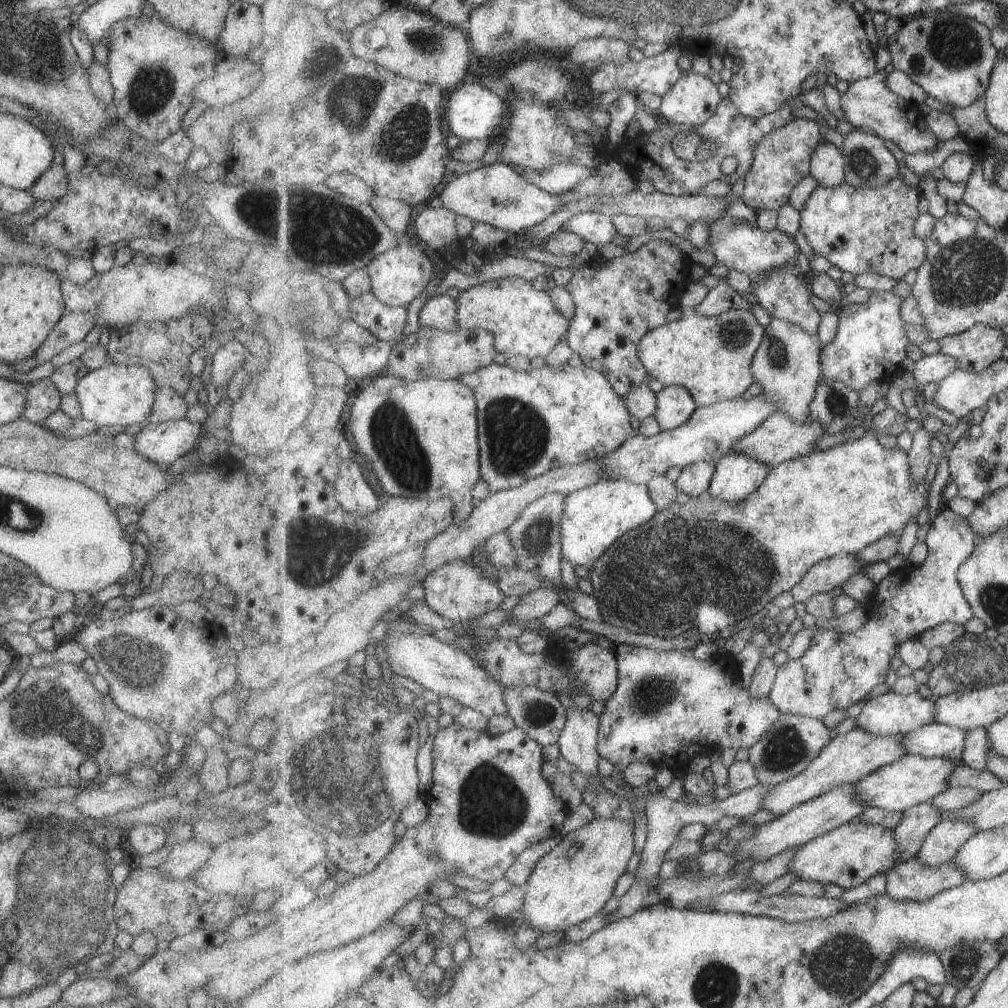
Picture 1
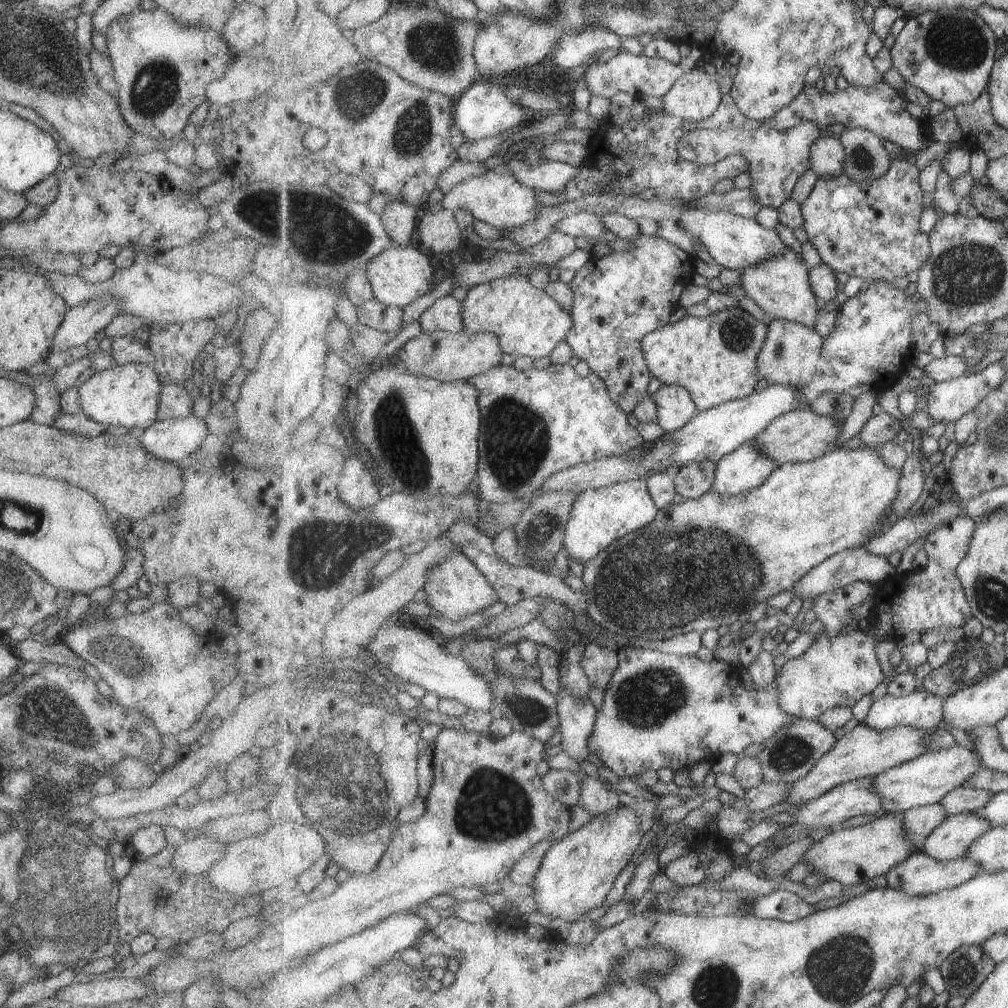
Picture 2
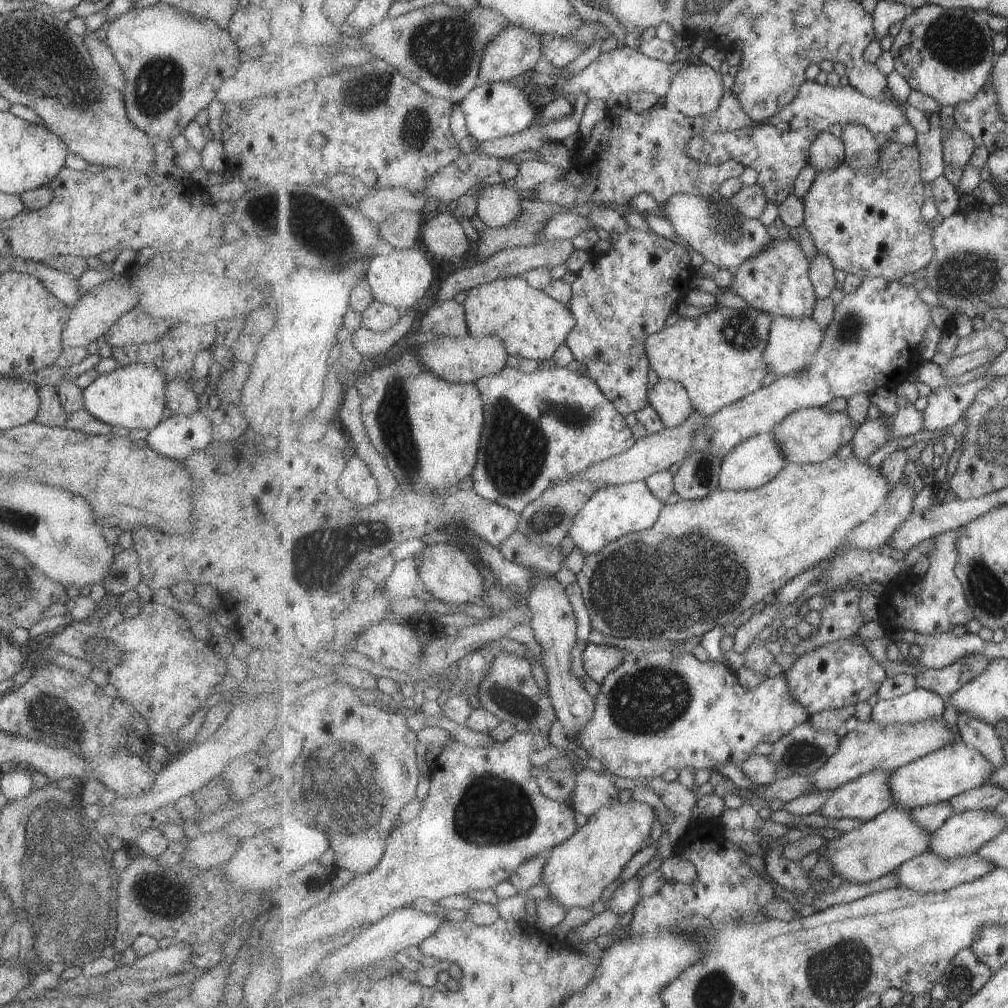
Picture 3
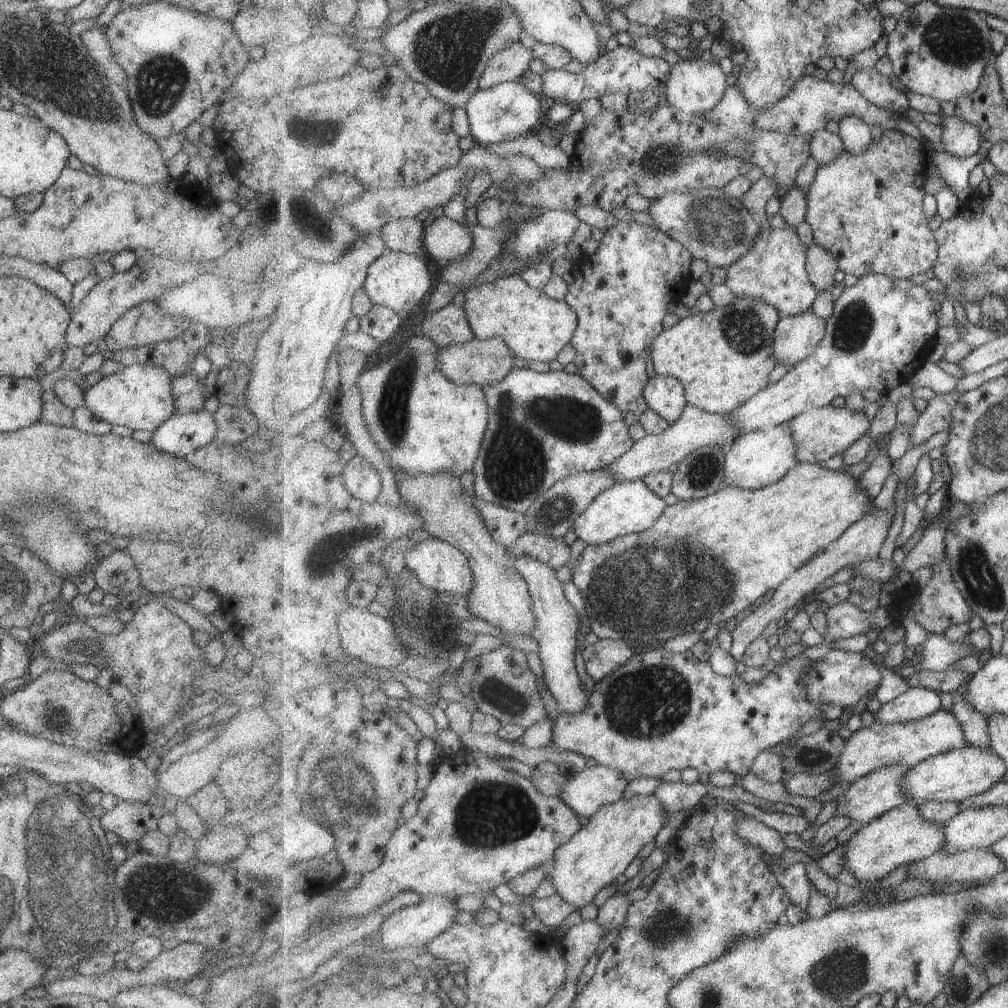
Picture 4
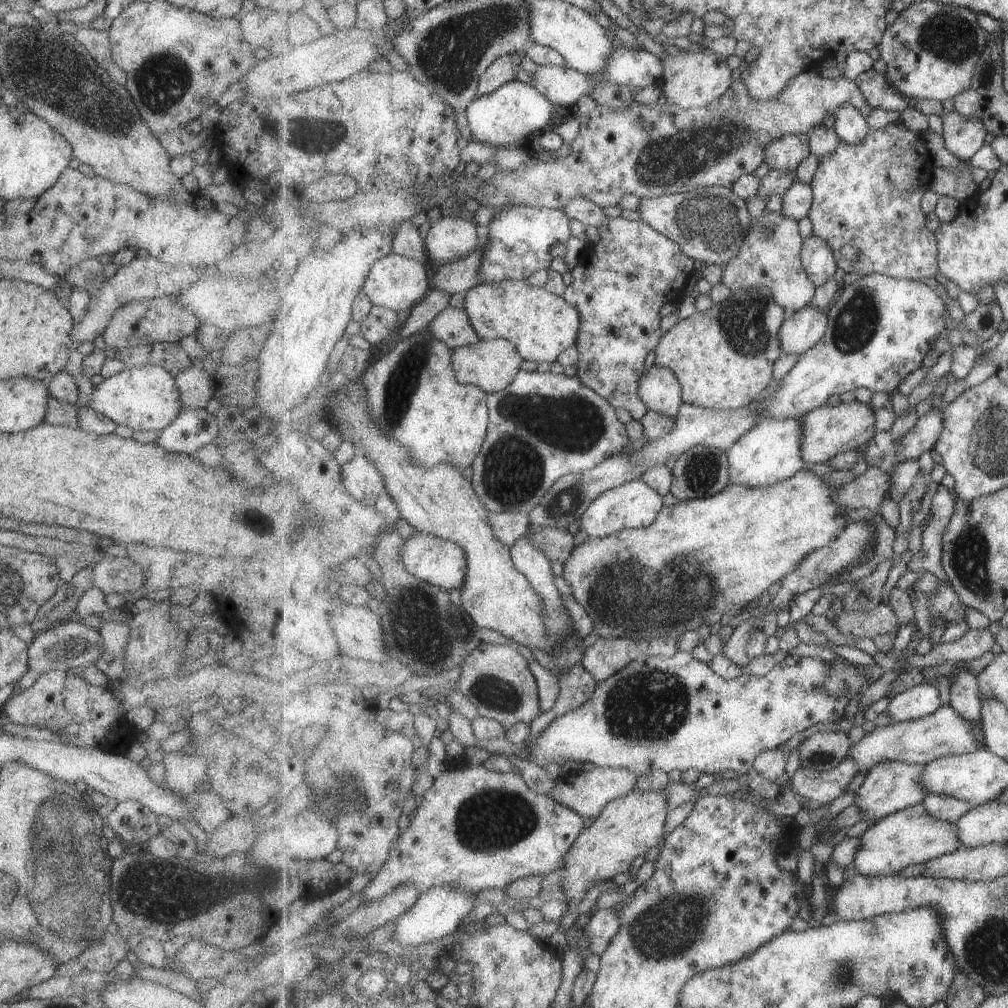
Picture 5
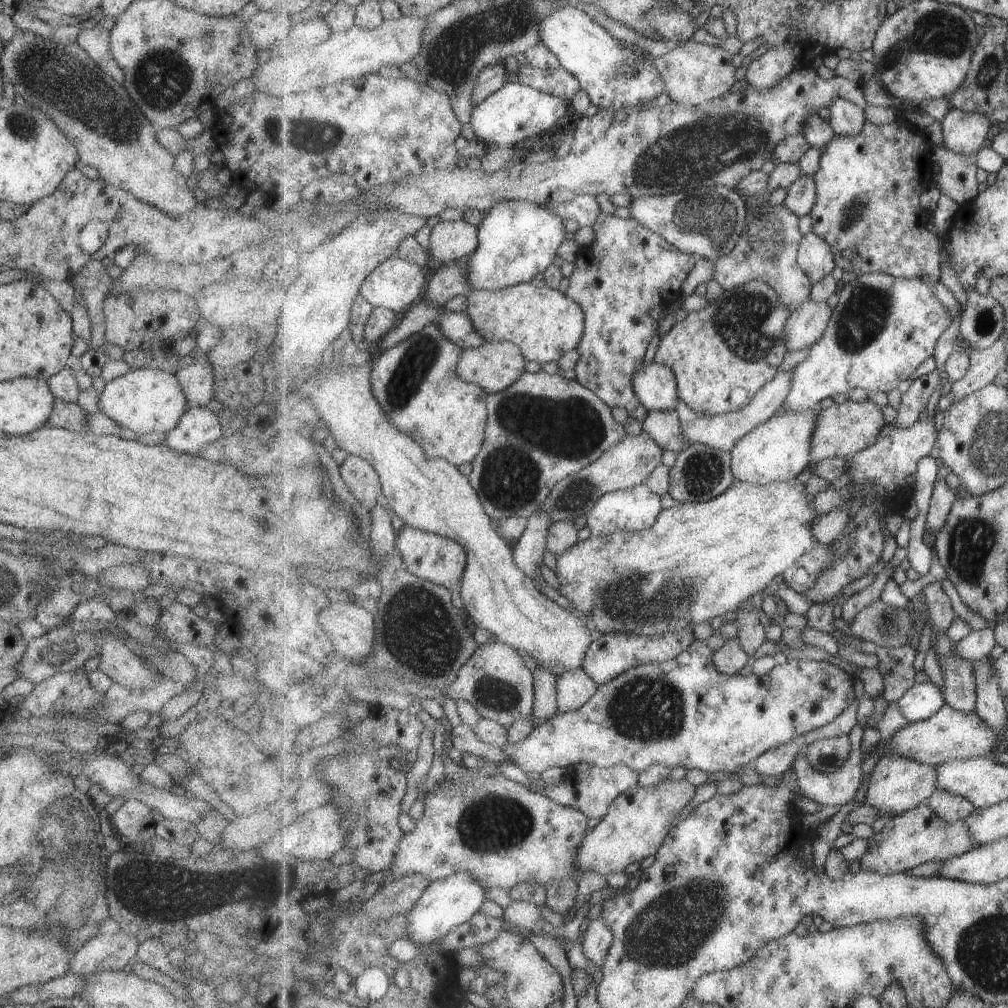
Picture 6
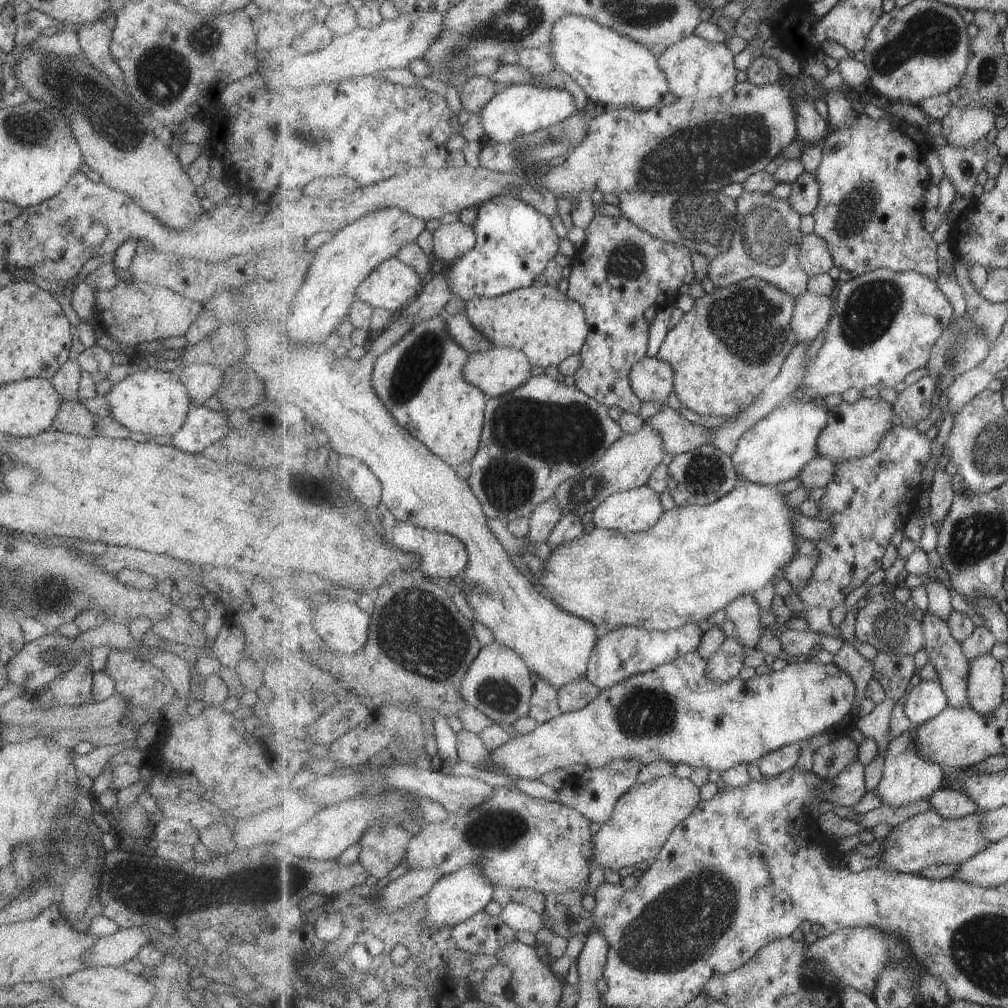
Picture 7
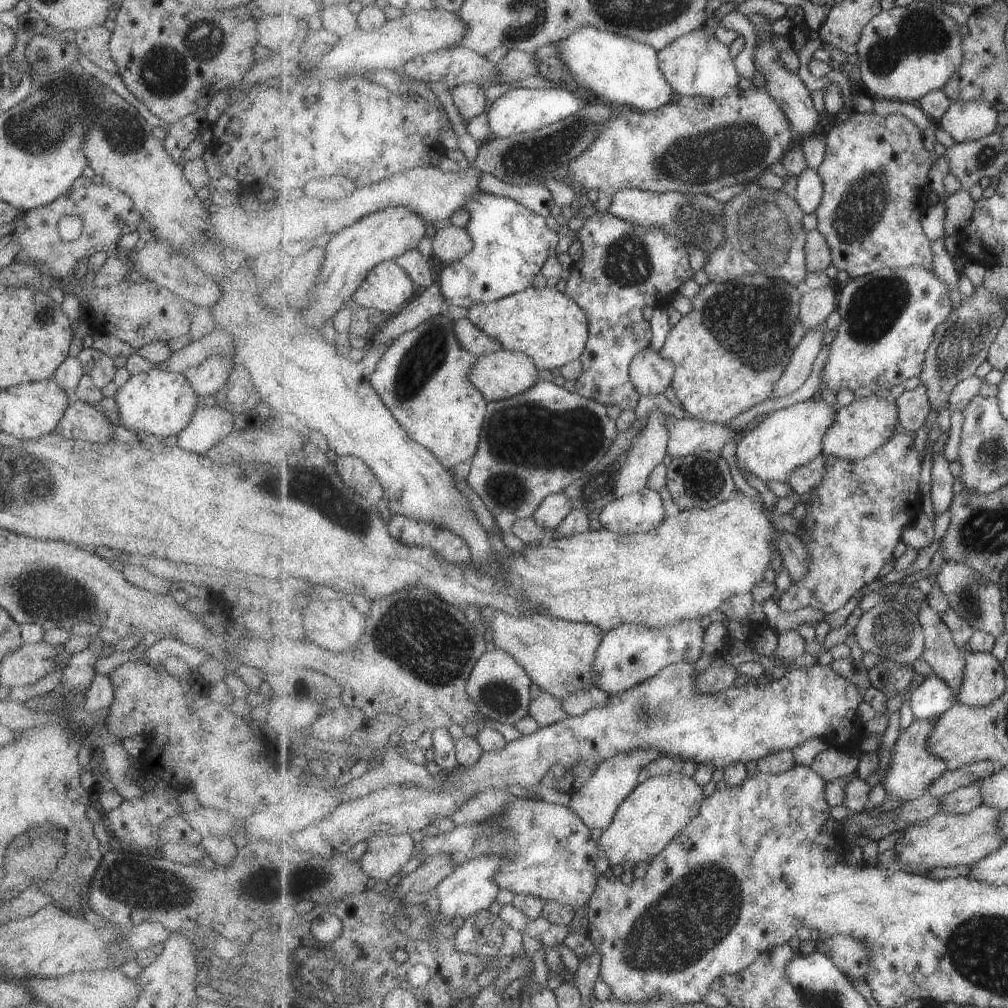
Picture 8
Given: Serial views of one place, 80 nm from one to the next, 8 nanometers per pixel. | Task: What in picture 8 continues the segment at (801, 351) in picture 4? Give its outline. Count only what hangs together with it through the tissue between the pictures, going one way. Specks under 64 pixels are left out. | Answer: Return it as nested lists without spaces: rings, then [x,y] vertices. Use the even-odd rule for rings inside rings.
[[[831,286],[823,289],[806,289],[801,302],[800,320],[809,332],[824,325],[829,314],[837,309],[837,294]]]

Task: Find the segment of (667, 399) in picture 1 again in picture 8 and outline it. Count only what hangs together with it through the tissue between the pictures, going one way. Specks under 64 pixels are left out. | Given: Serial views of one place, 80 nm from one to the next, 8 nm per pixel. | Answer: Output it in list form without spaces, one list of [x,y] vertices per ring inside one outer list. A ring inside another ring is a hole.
[[[649,347],[632,362],[630,376],[639,394],[655,395],[663,394],[667,388],[672,387],[676,371],[675,362]]]

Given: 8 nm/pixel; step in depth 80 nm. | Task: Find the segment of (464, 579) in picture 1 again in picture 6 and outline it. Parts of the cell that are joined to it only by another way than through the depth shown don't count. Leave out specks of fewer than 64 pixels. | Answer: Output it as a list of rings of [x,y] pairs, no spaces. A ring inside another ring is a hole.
[[[405,526],[397,532],[395,539],[396,553],[402,556],[405,566],[419,578],[435,584],[450,586],[461,579],[468,563],[466,547],[455,539],[429,531]]]

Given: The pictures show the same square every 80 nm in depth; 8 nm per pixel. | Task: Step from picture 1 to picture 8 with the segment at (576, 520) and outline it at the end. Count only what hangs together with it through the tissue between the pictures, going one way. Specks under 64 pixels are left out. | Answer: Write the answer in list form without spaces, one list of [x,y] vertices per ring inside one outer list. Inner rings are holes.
[[[646,487],[607,504],[598,519],[602,528],[627,535],[659,529],[666,522],[665,514],[661,494]]]

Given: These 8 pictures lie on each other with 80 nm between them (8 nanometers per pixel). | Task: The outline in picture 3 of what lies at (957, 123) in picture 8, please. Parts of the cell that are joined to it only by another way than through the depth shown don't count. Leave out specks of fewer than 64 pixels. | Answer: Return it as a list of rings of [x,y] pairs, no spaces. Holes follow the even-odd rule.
[[[955,125],[952,129],[942,132],[941,138],[944,162],[952,167],[967,168],[978,147],[972,134]]]

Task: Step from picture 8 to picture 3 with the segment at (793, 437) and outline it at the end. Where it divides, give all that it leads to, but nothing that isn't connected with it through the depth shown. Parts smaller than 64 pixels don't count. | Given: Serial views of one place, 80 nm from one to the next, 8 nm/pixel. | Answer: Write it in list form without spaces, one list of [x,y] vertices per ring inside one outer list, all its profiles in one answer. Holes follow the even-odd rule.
[[[774,432],[759,433],[739,443],[723,459],[719,489],[746,491],[761,488],[773,481],[787,465],[789,462],[786,461],[786,456],[776,441]]]

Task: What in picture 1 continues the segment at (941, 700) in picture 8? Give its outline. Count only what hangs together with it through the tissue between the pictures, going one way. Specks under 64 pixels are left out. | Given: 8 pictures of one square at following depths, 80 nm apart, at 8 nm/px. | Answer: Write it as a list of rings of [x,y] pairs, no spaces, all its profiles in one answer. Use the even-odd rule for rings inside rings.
[[[891,690],[884,695],[871,698],[856,718],[856,726],[877,736],[904,735],[916,731],[925,725],[935,723],[938,710],[934,696],[923,698],[918,691],[910,695],[900,695]]]

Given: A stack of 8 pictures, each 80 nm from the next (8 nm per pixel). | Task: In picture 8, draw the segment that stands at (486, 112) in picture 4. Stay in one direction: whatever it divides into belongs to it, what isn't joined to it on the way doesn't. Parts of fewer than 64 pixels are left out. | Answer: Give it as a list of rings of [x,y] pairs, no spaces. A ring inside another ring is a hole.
[[[510,88],[499,96],[487,110],[491,137],[495,139],[510,138],[522,133],[535,133],[545,126],[557,123],[576,114],[585,102],[567,89],[547,88]]]

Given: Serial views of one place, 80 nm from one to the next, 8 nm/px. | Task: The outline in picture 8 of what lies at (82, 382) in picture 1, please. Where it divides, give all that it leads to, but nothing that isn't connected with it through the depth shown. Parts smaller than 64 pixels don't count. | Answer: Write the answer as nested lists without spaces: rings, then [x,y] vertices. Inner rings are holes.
[[[156,368],[131,375],[117,388],[113,400],[124,428],[136,434],[152,434],[162,438],[176,436],[181,432],[189,424],[191,414],[201,405],[199,396],[192,390],[183,374]]]

